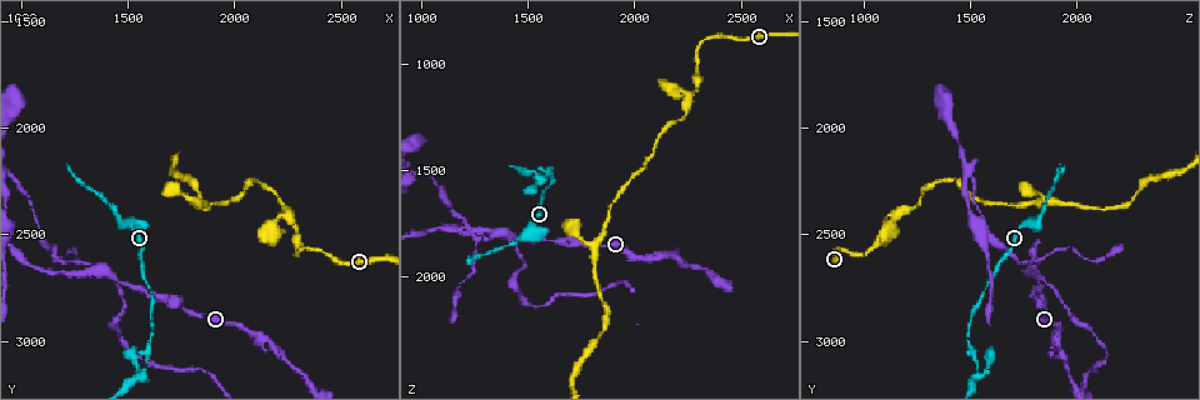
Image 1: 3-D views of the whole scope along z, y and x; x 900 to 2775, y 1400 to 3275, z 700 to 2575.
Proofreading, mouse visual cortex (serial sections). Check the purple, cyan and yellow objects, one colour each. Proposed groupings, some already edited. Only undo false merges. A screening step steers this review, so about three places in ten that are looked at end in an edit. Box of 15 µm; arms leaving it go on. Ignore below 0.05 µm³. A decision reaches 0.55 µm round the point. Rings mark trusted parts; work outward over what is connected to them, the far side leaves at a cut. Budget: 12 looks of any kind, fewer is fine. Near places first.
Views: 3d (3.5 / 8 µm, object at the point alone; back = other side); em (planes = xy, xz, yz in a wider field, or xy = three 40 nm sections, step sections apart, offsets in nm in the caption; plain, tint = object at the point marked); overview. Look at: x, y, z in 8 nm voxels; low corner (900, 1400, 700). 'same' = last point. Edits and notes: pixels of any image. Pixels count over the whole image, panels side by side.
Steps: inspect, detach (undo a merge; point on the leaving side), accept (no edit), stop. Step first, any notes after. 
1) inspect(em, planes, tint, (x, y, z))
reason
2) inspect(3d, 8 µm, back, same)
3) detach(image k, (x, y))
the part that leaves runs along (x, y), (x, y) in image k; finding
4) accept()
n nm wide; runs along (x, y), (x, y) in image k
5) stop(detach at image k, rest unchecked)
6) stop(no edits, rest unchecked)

inspect(3d, 3.5 µm, back, (2170, 2470, 1110))

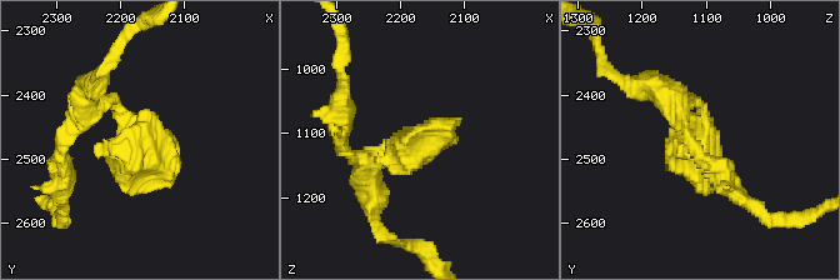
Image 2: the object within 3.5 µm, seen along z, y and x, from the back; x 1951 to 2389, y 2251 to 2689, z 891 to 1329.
inspect(em, xy, step 3, tint, (2170, 2480, 1115))
shape alone is not enough

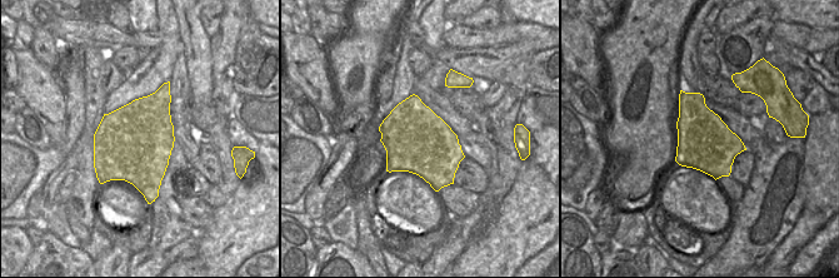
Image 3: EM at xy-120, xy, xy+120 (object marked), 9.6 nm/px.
accept()
runs along (86, 109), (114, 101), (140, 129), (133, 194) in image 2; all the same cell

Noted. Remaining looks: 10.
inspect(3d, 3.5 µm, back, (2210, 2300, 1270))
a narrow waist

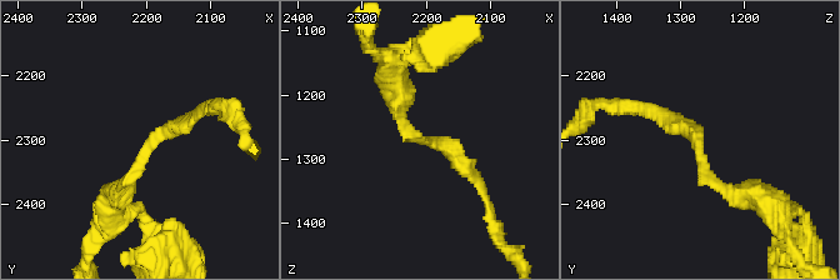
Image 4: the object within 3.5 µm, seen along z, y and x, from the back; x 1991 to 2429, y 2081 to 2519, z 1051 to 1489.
inspect(em, xy, step 2, tint, (2200, 2310, 1275))
arms of 150, 200 nm

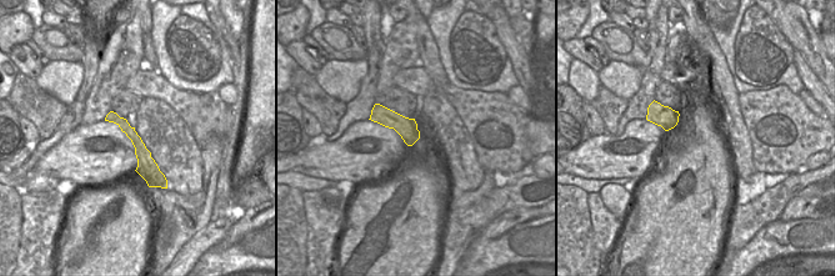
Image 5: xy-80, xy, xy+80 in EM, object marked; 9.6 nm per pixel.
accept()
runs along (746, 191), (710, 180), (695, 130), (653, 110) in image 4; continuous, no second cell

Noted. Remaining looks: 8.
inspect(3d, 3.5 µm, back, (1490, 2450, 1800))
sharp bend

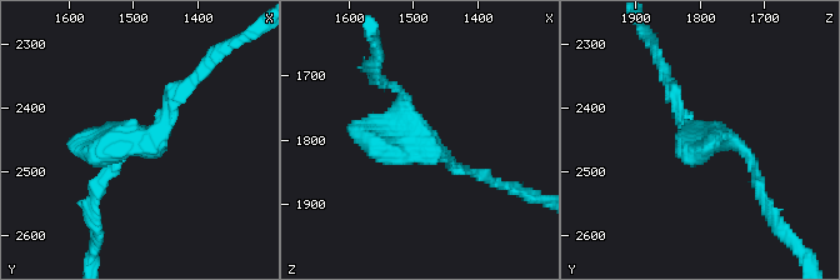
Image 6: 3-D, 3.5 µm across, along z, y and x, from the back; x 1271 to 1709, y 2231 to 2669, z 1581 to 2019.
inspect(em, xy, step 3, tint, (1475, 2450, 1815))
need the tissue

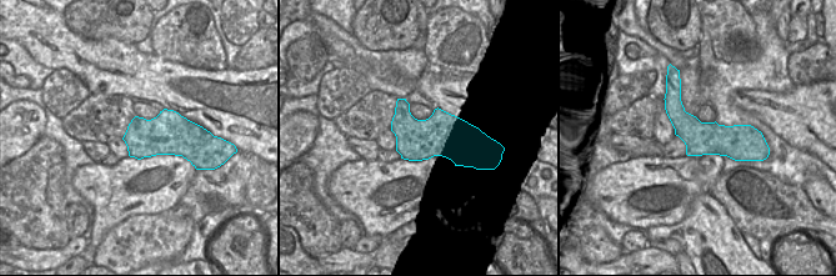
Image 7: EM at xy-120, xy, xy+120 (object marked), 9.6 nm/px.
inspect(em, xy, step 5, tint, same)

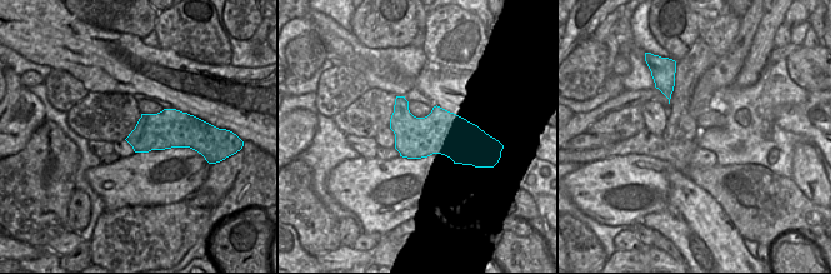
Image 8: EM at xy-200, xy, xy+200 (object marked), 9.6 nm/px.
accept()
runs along (753, 164), (730, 138), (691, 141), (666, 76) in image 6; one cell here

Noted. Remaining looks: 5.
inspect(3d, 3.5 µm, back, (1440, 2720, 1810))

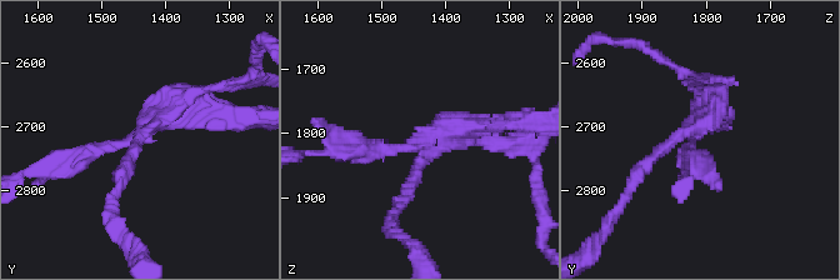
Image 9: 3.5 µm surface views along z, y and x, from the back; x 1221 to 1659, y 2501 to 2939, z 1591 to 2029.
inspect(em, xy, step 3, tint, (1435, 2705, 1810))

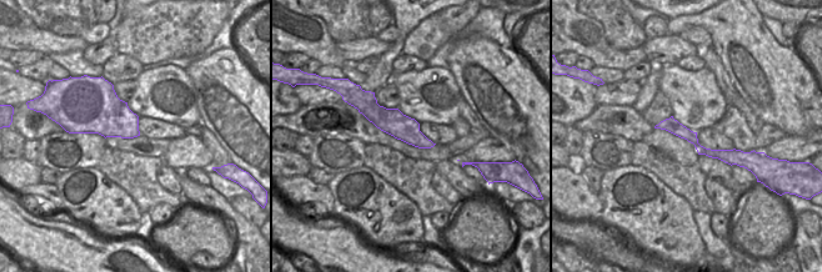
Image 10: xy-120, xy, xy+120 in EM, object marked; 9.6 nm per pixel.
detach(image 9, (530, 140))
arms of 150, 250, 400 nm; border along (380, 106), (376, 120), (365, 116) in image 10; a second cell is stuck on

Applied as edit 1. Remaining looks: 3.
inspect(overview)
see it whole again

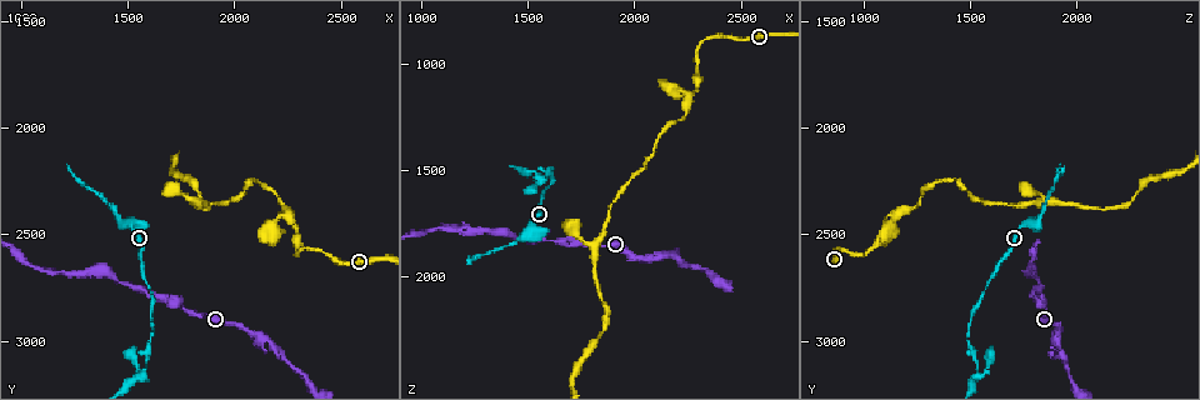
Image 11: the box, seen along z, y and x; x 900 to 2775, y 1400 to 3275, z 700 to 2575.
inspect(3d, 3.5 µm, back, (1560, 3170, 1540))
branch point

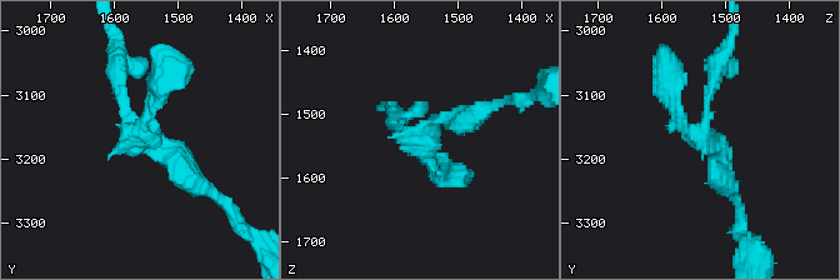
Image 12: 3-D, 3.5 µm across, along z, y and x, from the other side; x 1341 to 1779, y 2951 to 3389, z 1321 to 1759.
inspect(em, xy, step 1, tint, (1565, 3160, 1545))
3 arms; arms of 200, 200, 250 nm

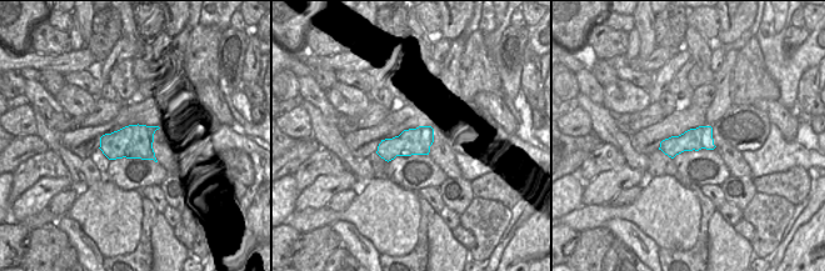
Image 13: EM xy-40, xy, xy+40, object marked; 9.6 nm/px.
accept()
runs along (399, 119), (429, 164), (444, 173) in image 12; all the same cell

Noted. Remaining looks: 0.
stop(detach at image 9, rest unchecked)

